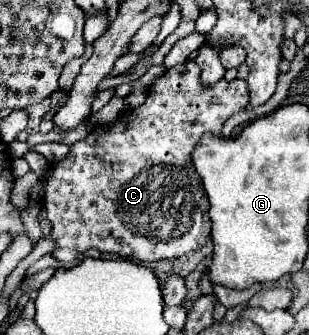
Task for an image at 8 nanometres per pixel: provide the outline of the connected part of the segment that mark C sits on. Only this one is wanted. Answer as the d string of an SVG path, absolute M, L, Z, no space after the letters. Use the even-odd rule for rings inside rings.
M194 60L186 62L184 72L182 68L166 70L154 82L144 104L126 108L114 122L98 126L84 140L72 144L62 160L52 164L42 198L46 218L52 224L50 236L56 242L52 256L60 262L74 262L86 250L98 248L100 252L118 254L120 258L156 262L202 248L210 238L210 206L202 180L192 166L190 152L202 132L220 132L224 122L248 104L248 84L242 78L232 82L222 78L218 84L206 86L200 80L200 68Z

